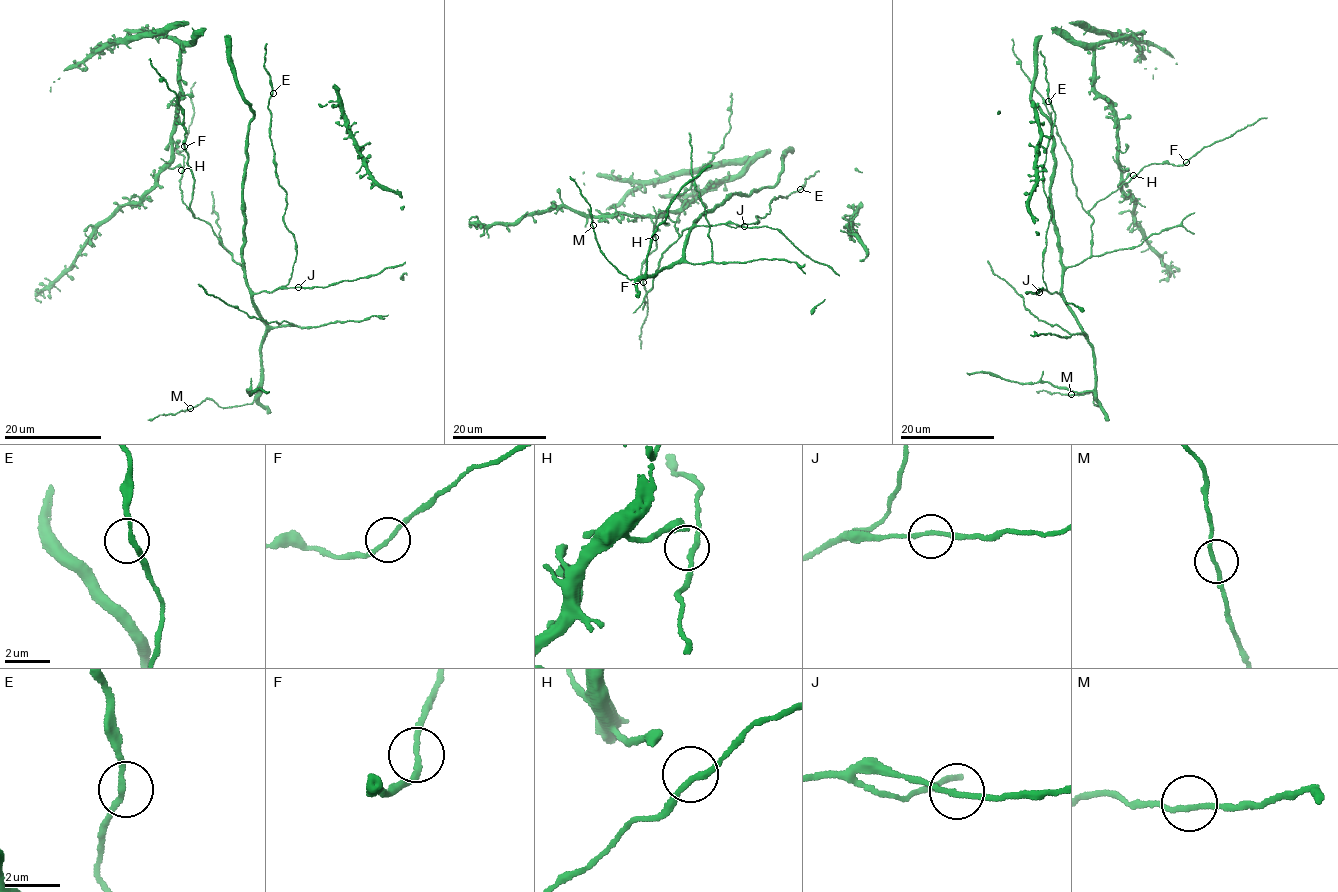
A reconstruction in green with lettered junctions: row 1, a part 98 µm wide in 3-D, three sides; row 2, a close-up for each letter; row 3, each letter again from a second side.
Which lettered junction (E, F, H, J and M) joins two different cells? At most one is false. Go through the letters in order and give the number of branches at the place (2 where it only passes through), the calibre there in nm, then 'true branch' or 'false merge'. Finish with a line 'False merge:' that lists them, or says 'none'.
E: 2 branches meet; 190 nm thick; true branch
F: 2 branches meet; 170 nm thick; true branch
H: 2 branches meet; 200 nm thick; true branch
J: 2 branches meet; 170 nm thick; true branch
M: 2 branches meet; 170 nm thick; true branch
False merge: none

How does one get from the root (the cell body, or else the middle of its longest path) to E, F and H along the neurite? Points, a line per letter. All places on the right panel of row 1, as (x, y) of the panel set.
E: (1091, 244), (1091, 255), (1064, 270), (1060, 293), (1046, 291), (1042, 168), (1055, 116), (1048, 101)
F: (1091, 244), (1093, 222), (1089, 213), (1095, 203), (1127, 183), (1146, 165), (1168, 163), (1181, 166), (1186, 162)
H: (1091, 244), (1093, 222), (1090, 210), (1133, 175)

